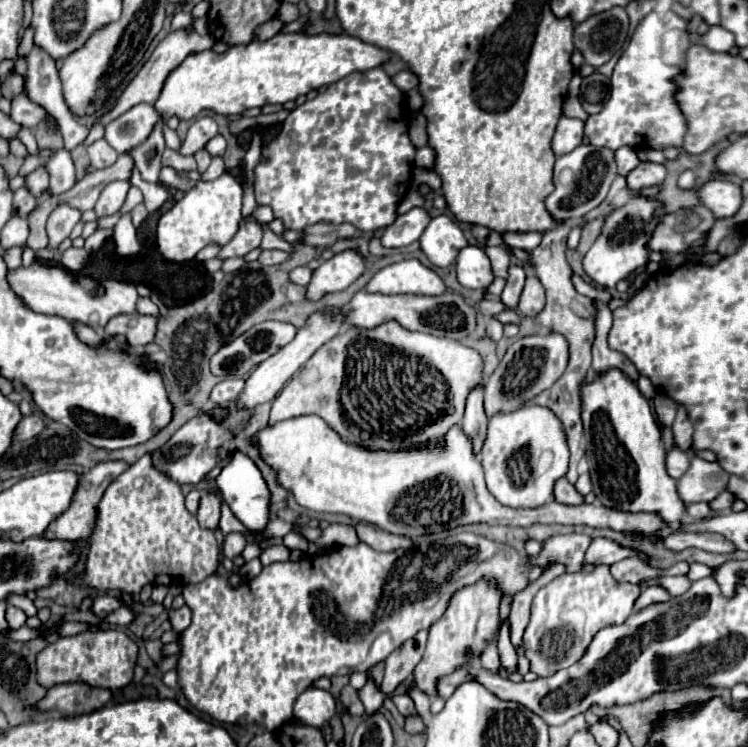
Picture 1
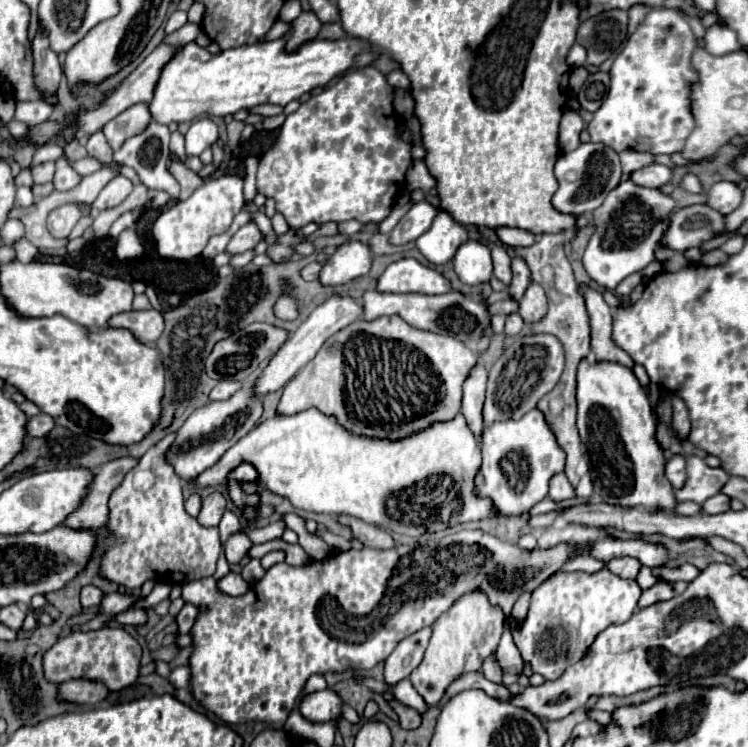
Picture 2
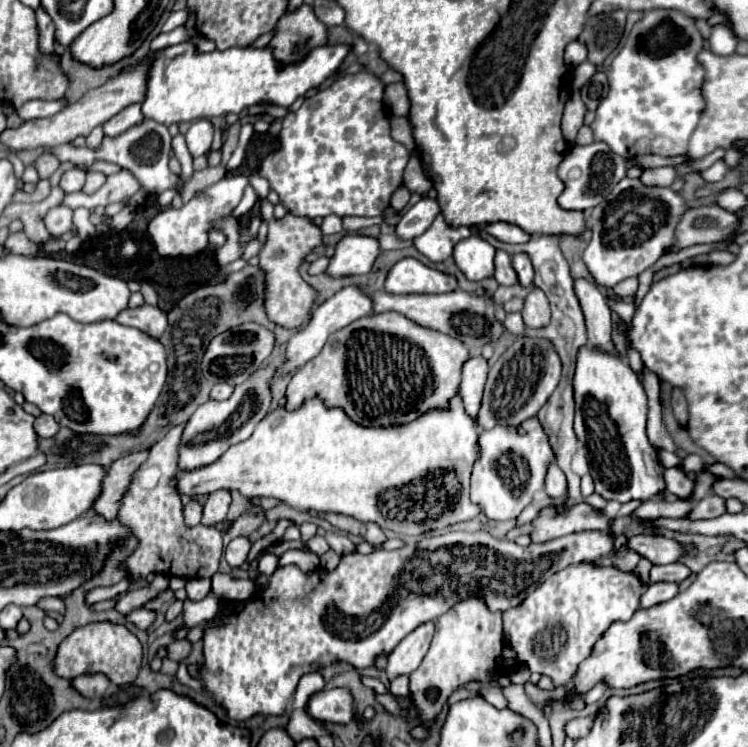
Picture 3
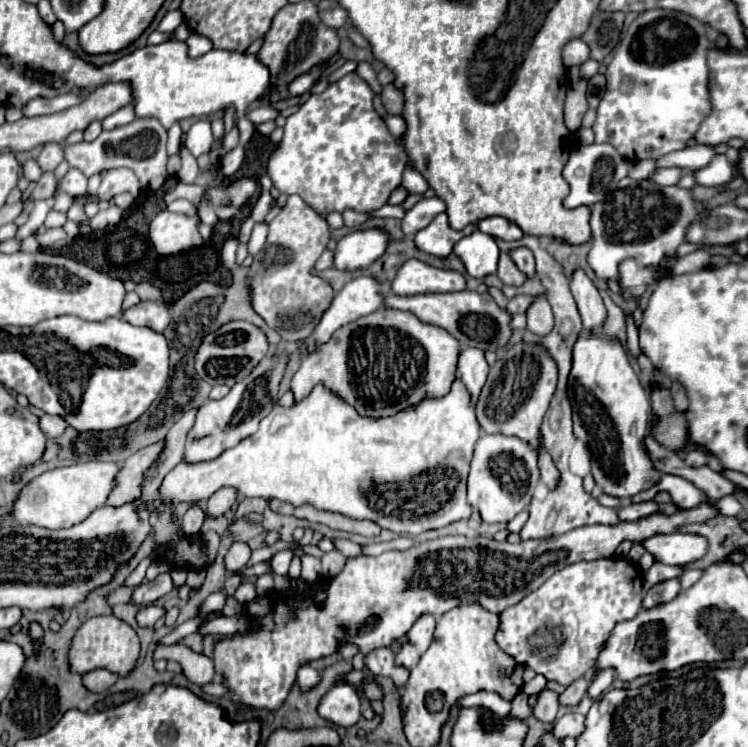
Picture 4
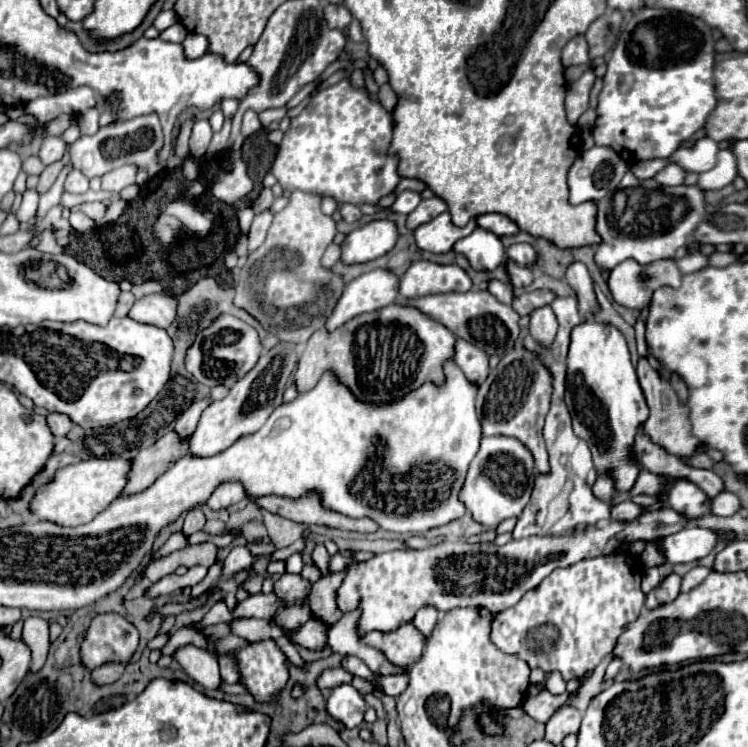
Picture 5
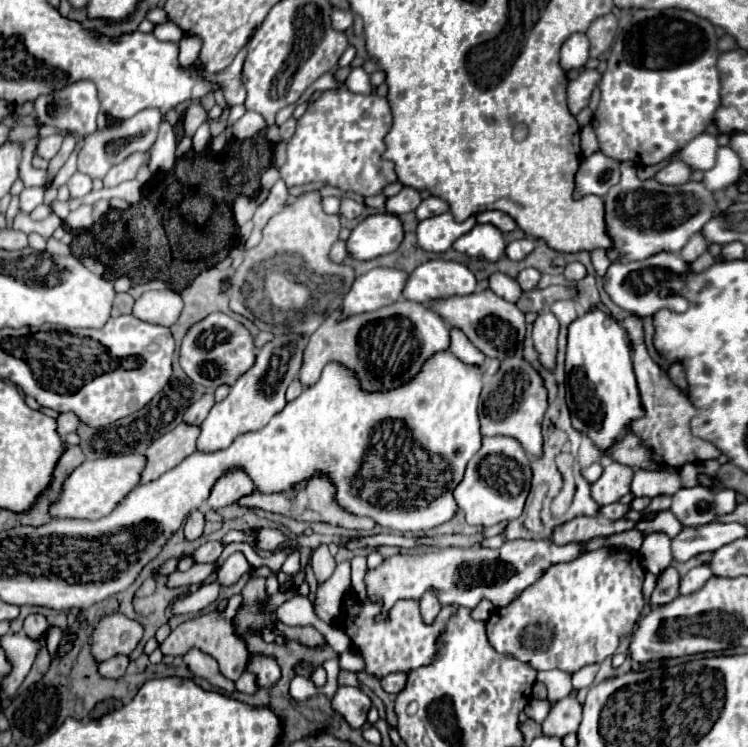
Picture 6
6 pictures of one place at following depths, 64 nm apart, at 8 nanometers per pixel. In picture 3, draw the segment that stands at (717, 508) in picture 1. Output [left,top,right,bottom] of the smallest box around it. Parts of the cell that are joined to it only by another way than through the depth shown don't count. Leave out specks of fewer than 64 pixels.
[686,494,726,520]

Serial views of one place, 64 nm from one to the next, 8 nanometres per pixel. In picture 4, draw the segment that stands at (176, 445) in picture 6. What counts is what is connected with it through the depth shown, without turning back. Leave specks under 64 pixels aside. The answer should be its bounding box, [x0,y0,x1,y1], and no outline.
[106,440,164,506]

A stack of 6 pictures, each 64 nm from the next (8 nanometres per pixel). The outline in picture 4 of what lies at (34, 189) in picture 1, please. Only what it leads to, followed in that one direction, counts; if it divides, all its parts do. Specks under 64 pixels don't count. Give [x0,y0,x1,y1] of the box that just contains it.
[38,144,64,170]

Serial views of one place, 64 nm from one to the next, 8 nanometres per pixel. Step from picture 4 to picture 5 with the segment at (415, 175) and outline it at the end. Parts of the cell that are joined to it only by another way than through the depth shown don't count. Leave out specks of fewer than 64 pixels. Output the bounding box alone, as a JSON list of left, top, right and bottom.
[394,178,424,194]

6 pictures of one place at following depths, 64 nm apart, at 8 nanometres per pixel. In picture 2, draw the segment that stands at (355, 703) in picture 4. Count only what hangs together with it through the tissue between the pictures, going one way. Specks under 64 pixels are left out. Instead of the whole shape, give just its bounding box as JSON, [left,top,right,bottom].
[300,688,344,722]

